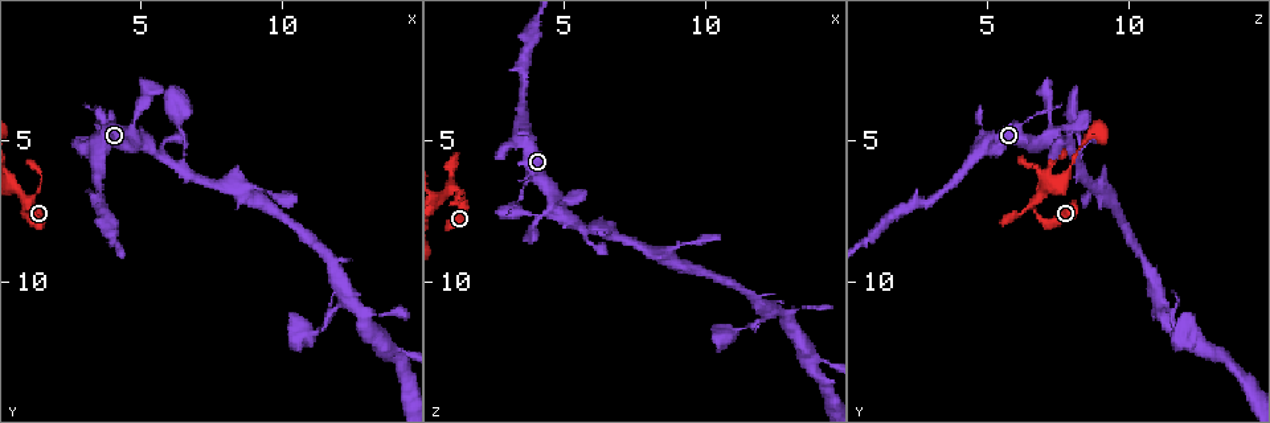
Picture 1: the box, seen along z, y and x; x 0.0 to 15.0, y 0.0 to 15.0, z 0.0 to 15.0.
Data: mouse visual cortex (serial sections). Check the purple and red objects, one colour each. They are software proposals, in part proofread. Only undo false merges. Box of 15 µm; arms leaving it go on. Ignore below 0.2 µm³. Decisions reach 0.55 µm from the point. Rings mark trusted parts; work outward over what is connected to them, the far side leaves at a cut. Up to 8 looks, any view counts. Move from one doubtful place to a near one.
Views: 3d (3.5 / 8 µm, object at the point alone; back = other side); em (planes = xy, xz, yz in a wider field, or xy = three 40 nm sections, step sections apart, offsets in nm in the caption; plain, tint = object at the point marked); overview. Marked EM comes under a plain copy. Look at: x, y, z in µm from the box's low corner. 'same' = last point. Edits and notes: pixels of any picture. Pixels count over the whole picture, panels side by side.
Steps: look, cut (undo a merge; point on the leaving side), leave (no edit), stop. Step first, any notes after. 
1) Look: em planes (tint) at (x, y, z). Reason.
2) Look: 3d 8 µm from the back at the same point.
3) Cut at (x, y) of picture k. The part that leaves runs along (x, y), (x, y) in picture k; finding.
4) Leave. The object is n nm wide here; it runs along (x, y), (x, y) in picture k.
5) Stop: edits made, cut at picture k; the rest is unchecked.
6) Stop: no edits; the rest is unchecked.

Look: 3d 3.5 µm at (6.3, 6.0, 8.3). Branch point.

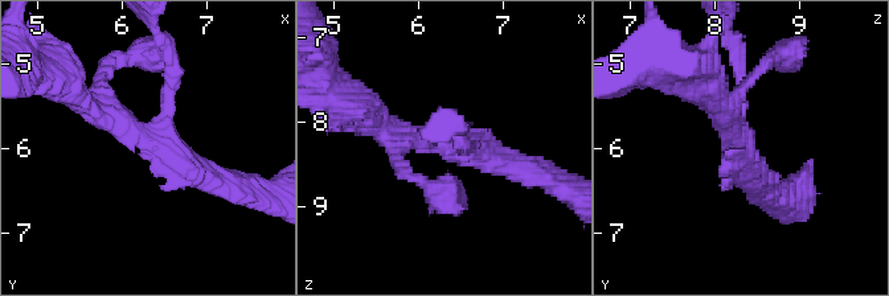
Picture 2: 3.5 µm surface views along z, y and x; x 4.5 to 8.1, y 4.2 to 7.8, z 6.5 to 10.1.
Look: em xy step 2 (tint) at (6.30, 5.95, 8.25). 3 arms meet here; the arms are 150, 300, 300 nm wide; need the tissue.

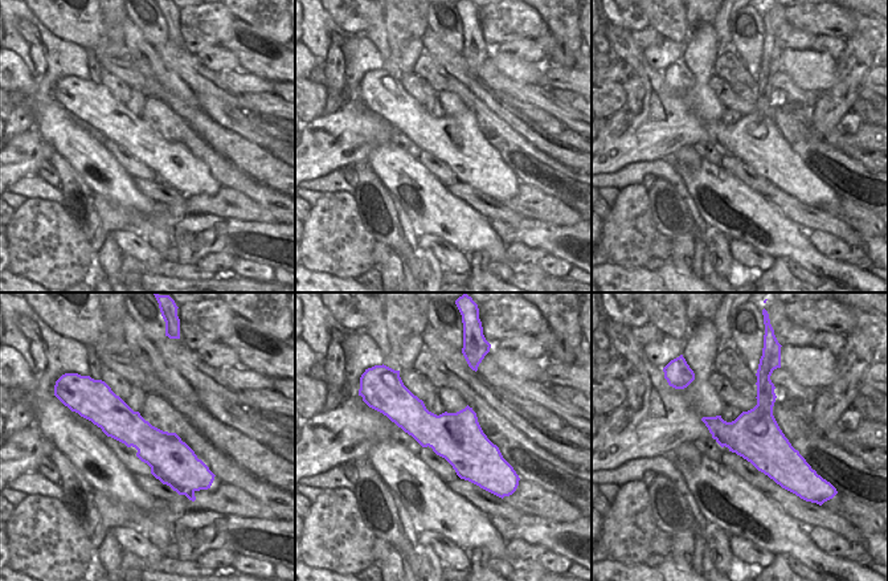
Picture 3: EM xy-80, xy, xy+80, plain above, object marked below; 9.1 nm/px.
Leave. It runs along (76, 97), (205, 179), (222, 179) in picture 2; continuous, no second cell.

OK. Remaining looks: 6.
Look: 3d 8 µm at (12.1, 10.7, 11.2). Three arms meet.

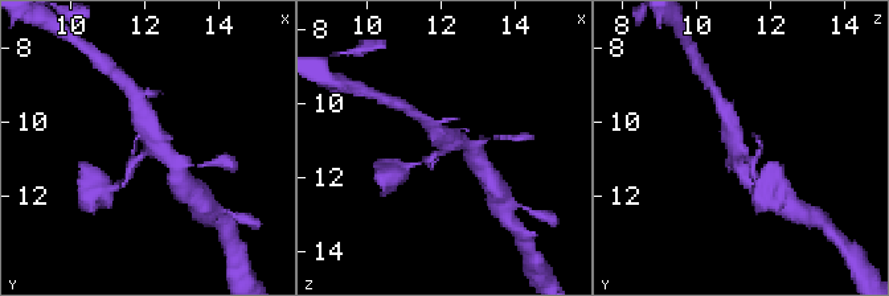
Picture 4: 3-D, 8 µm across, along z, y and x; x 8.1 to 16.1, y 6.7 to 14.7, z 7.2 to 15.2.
Look: em planes (tint) at (12.2, 10.6, 11.1). 3 arms meet here; the arms are 150, 350, 450 nm wide; now the EM.

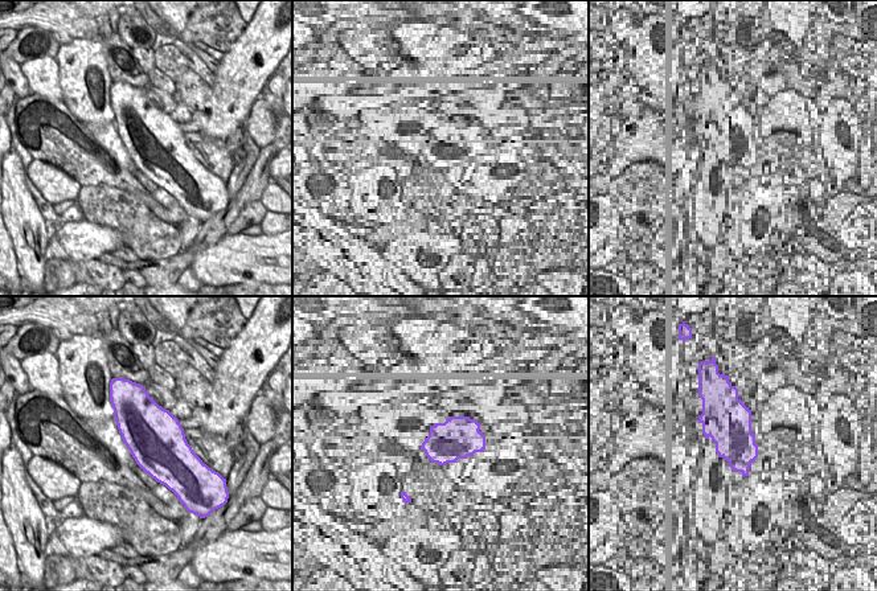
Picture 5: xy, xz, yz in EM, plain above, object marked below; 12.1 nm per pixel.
Leave. It runs along (138, 107), (150, 132), (179, 169) in picture 4; all the same cell.

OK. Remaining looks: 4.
Look: 3d 3.5 µm at (13.7, 12.4, 13.0). Thin arm on a thick one.

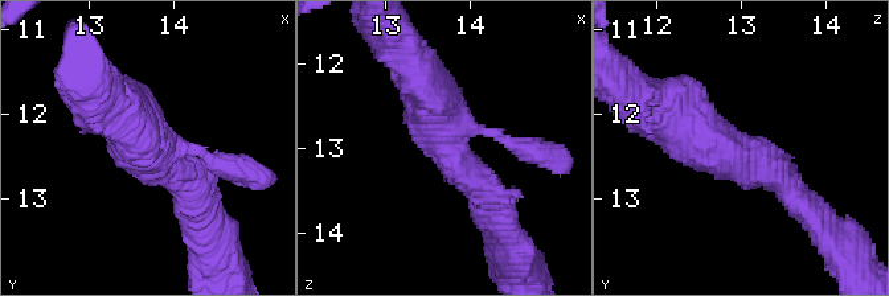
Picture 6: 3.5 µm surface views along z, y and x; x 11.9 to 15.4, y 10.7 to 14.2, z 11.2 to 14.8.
Look: em xy step 5 (tint) at (13.85, 12.55, 13.05). 3 arms meet here; the arms are 200, 350, 500 nm wide; need the tissue.

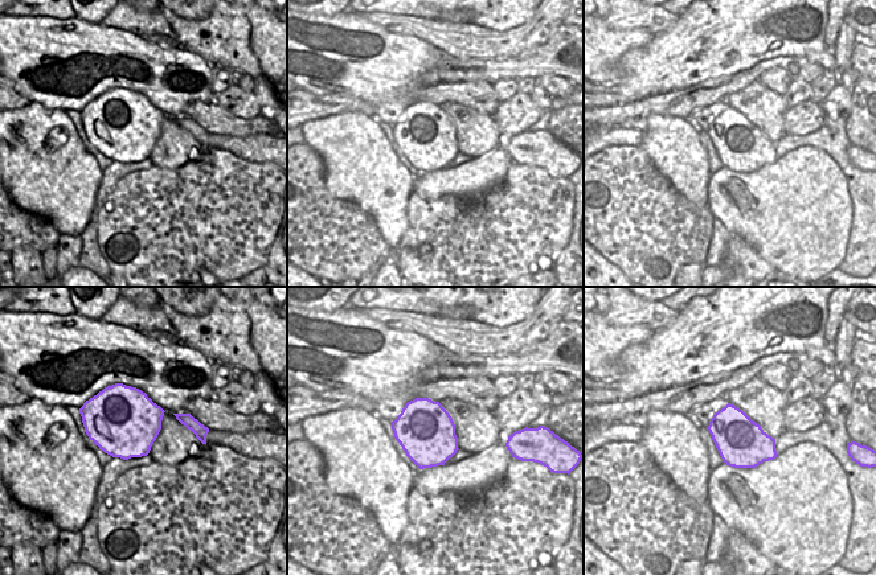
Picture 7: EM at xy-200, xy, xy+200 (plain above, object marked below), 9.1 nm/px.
Look: em xy step 3 (tint) at the same point. Another direction.

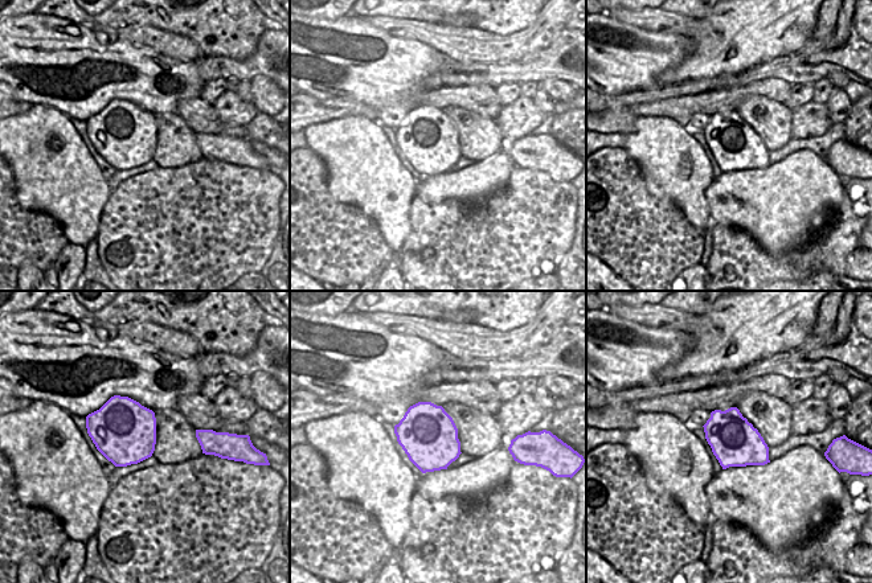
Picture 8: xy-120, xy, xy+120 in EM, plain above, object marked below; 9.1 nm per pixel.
Leave. It runs along (658, 103), (786, 185) in picture 6; one cell here.

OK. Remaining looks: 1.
Stop: no edits; the rest is unchecked.

